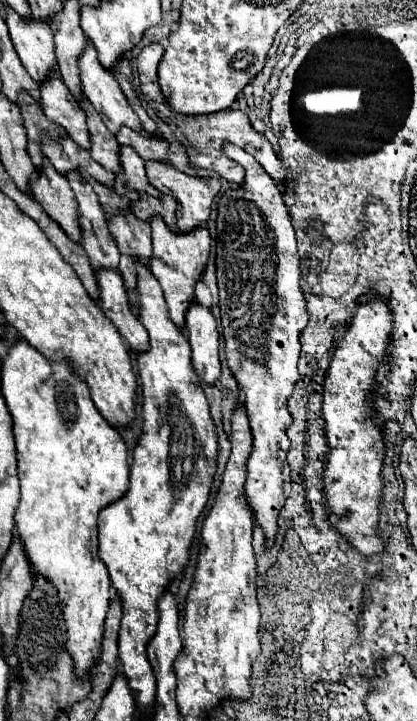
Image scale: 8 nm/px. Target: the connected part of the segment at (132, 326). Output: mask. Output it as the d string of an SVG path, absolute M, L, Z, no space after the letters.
M98 270L96 278L100 286L98 306L102 308L106 318L112 320L112 324L118 328L118 332L124 336L124 340L136 354L148 350L148 334L142 322L130 310L122 276L116 270L104 270L104 272Z

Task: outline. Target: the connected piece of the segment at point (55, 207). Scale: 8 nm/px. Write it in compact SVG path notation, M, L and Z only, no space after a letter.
M44 162L44 170L40 172L38 180L32 182L32 192L46 214L50 214L50 218L54 218L54 222L58 222L58 226L66 232L66 236L80 244L80 212L68 180L58 176L54 166Z

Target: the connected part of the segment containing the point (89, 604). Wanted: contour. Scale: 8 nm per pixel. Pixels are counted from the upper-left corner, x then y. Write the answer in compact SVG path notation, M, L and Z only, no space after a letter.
M20 340L18 344L12 346L10 354L6 356L6 360L2 362L2 396L6 400L6 406L10 410L12 416L12 432L14 432L14 444L16 444L16 458L18 458L18 476L20 476L20 484L22 484L22 498L20 498L20 506L16 510L16 530L18 530L18 538L26 550L26 558L30 562L30 566L34 566L34 576L42 576L42 578L50 578L50 582L56 588L58 600L60 600L60 608L64 612L64 624L66 624L66 648L72 656L74 662L74 674L76 678L88 678L90 670L98 664L100 660L100 648L102 648L102 634L104 634L104 618L110 606L110 578L106 574L106 568L102 566L102 560L98 558L98 512L102 508L106 508L108 504L116 502L118 498L122 498L122 494L126 494L128 490L128 450L124 440L120 438L118 430L114 430L104 418L102 414L96 410L96 406L90 400L90 392L86 382L82 382L74 372L72 366L62 360L52 364L48 358L44 358L42 354L38 354L38 350L34 350L26 340Z

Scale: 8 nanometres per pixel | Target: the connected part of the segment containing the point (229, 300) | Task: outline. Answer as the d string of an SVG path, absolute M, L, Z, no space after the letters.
M226 144L224 146L224 152L236 160L240 166L244 166L246 170L246 180L242 186L238 188L232 188L228 190L220 202L218 202L218 234L216 234L216 276L218 276L218 288L220 288L220 314L222 314L222 334L224 334L224 344L226 344L226 364L228 368L232 370L238 386L240 386L240 394L242 394L242 402L244 402L244 410L246 410L246 416L250 420L250 430L252 430L252 436L254 436L254 448L252 448L252 454L248 458L248 480L246 480L246 504L250 510L254 510L254 520L260 524L262 532L264 532L264 546L266 548L272 548L274 542L276 542L276 534L278 534L278 512L282 510L288 494L290 494L290 466L286 462L286 454L290 450L290 440L286 436L286 430L288 426L292 424L292 416L288 412L288 398L292 394L292 388L294 384L298 382L300 374L298 374L298 356L300 356L300 342L298 342L298 336L300 332L304 330L304 326L308 324L308 314L306 314L306 300L304 300L304 294L302 294L302 288L300 288L300 258L298 258L298 250L296 250L296 236L294 236L294 228L290 224L290 214L288 214L288 208L282 200L282 192L278 190L276 182L266 174L266 170L248 154L248 152L242 152L238 146L234 144Z

